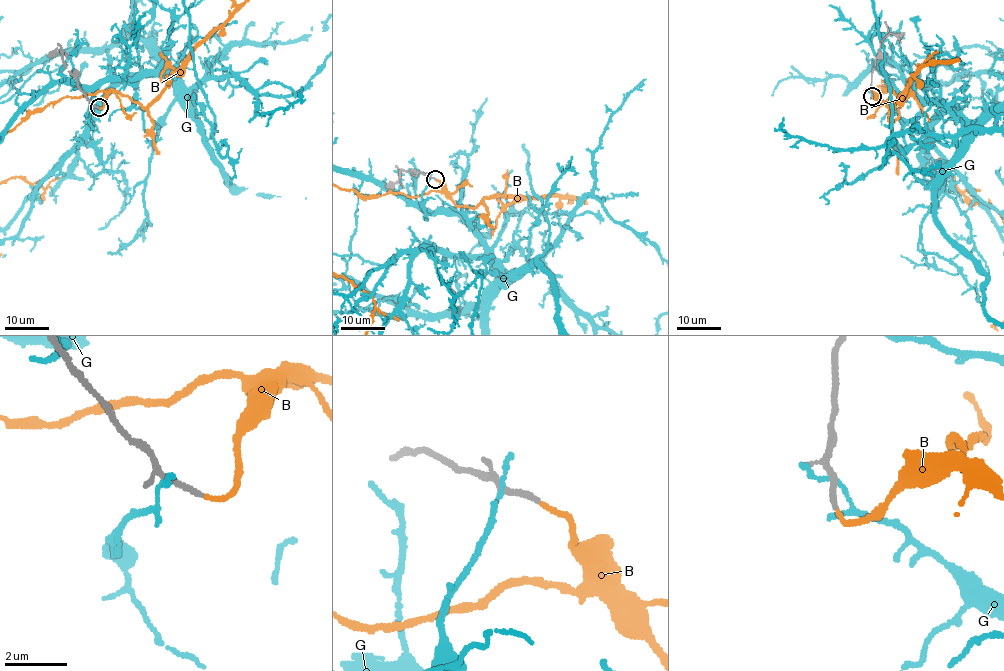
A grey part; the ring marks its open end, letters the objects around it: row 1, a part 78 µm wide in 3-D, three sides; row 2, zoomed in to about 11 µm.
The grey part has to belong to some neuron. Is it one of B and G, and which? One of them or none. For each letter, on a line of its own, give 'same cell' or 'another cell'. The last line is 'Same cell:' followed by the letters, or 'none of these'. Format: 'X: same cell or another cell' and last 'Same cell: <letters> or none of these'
B: same cell
G: another cell
Same cell: B

